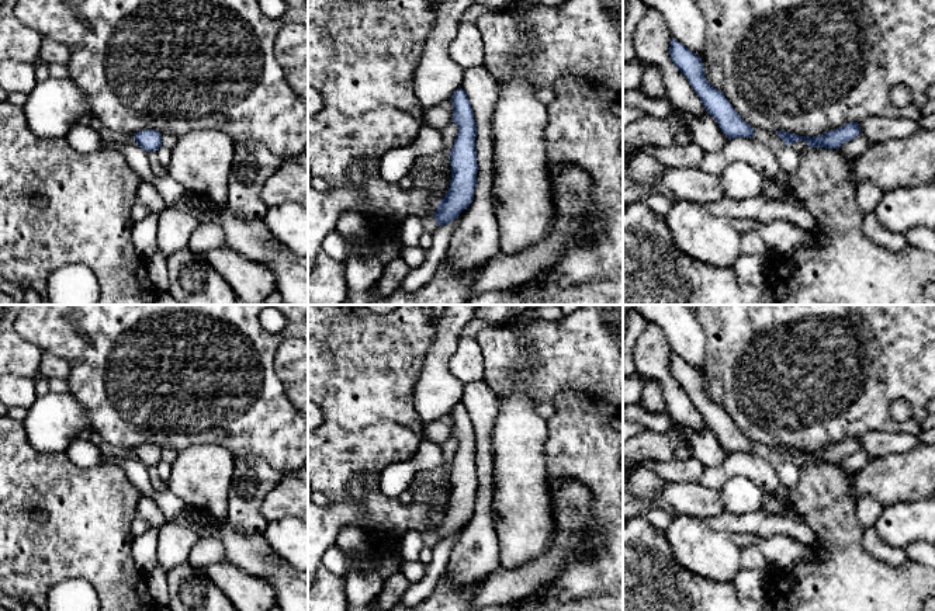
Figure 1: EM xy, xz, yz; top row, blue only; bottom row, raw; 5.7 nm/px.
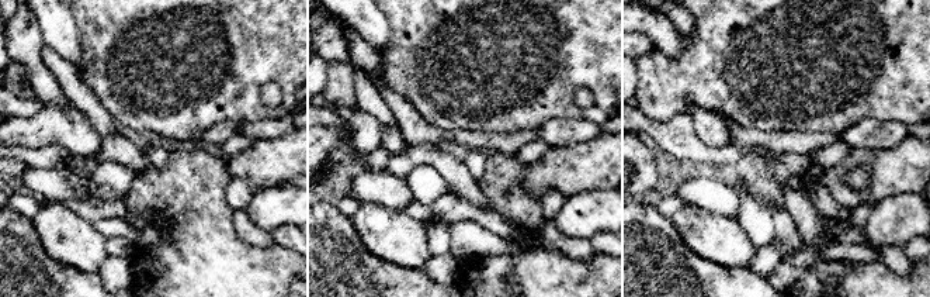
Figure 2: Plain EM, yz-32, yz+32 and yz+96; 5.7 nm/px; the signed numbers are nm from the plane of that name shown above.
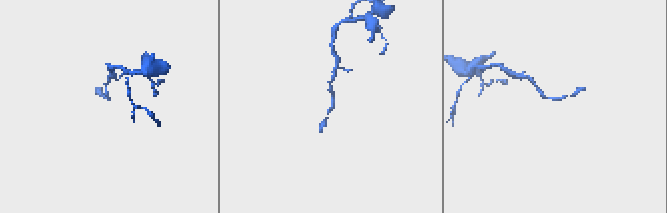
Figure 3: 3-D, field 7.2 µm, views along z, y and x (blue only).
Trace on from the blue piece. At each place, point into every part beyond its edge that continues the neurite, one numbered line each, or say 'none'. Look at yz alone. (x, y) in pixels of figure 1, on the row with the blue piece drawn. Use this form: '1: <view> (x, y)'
none

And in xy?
none

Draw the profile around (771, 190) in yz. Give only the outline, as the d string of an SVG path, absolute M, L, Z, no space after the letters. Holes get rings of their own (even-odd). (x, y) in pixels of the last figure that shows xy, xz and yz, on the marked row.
M763 180L761 194L766 199L789 201L783 188L775 180Z

